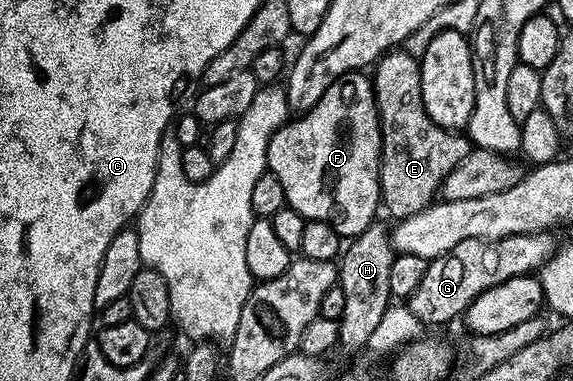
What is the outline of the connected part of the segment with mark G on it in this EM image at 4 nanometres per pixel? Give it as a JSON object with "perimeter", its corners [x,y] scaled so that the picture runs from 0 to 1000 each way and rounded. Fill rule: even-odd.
{"perimeter":[[[955,604],[864,630],[810,625],[803,646],[789,646],[789,656],[745,690],[733,751],[726,751],[726,761],[719,761],[712,780],[714,814],[736,856],[778,850],[798,829],[801,837],[812,822],[813,806],[845,761],[859,761],[873,751],[873,740],[887,740],[887,730],[937,717],[970,659],[967,614]]]}

